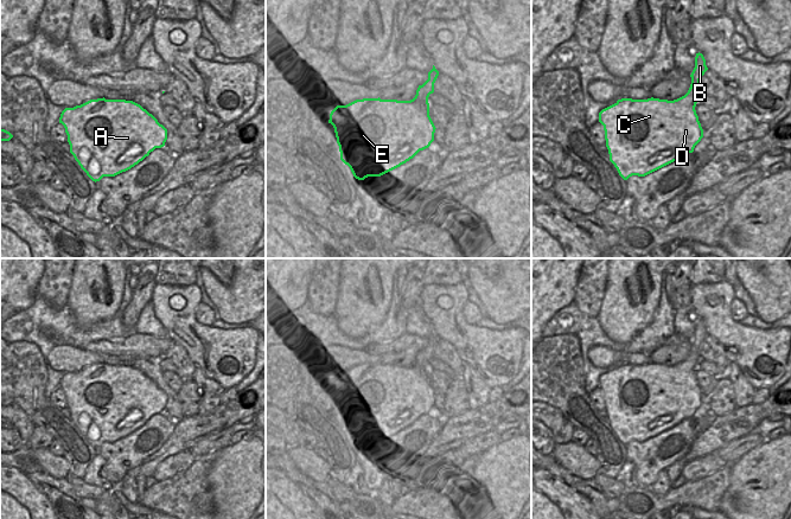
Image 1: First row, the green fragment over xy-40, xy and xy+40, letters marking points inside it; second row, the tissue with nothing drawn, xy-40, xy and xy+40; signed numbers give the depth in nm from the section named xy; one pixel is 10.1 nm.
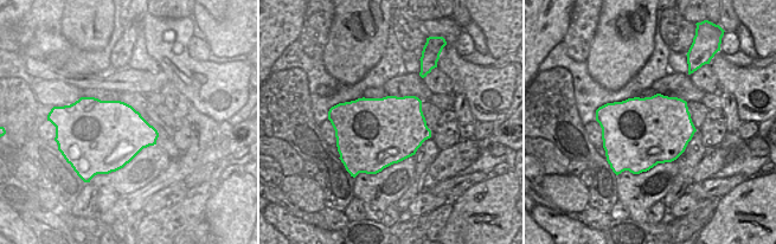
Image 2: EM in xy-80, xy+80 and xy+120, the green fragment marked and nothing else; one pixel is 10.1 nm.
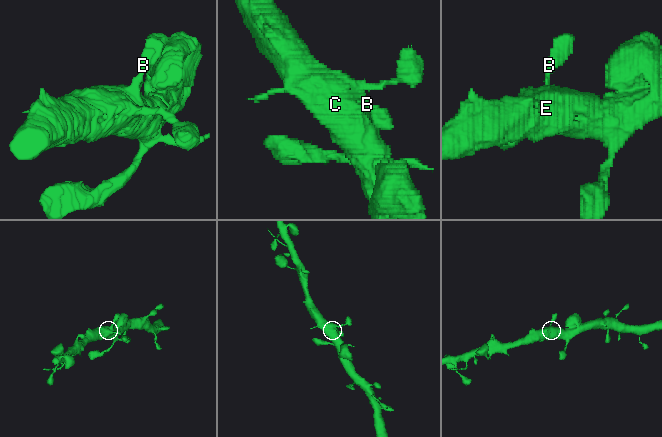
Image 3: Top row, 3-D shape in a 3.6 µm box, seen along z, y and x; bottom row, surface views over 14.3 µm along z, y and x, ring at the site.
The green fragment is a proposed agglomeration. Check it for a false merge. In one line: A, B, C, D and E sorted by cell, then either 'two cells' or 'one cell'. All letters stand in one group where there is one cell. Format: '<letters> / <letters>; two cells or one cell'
A B C D E; one cell

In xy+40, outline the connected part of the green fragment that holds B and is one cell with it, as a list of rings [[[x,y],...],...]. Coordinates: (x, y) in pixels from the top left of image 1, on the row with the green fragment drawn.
[[[696,53],[695,68],[690,75],[688,92],[674,101],[648,98],[621,98],[599,113],[599,122],[604,126],[610,161],[619,175],[627,180],[632,175],[645,177],[681,158],[693,153],[703,137],[703,129],[695,107],[701,95],[700,79],[708,70],[702,53]]]

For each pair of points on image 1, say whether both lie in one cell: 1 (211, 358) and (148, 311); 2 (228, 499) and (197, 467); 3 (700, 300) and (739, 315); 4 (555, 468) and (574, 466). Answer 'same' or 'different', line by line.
1: different
2: different
3: different
4: different

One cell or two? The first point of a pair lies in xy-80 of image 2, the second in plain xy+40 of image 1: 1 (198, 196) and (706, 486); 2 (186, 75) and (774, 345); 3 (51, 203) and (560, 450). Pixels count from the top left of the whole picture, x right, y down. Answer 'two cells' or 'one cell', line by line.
1: one cell
2: one cell
3: one cell

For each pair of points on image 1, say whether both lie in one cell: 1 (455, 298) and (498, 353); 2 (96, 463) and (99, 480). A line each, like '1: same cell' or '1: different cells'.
1: same cell
2: same cell

